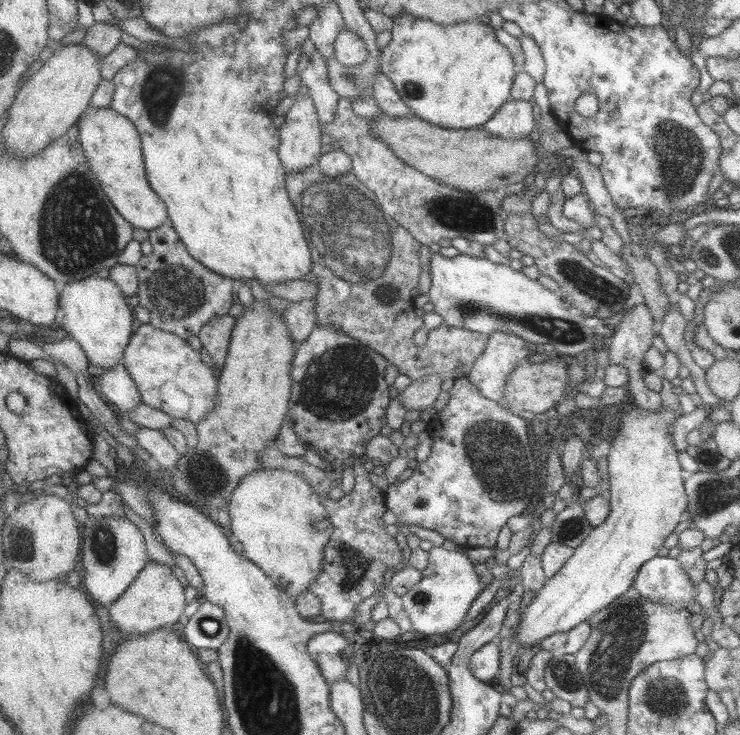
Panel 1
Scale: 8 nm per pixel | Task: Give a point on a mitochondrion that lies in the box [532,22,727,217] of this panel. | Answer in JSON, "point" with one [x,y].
{"point":[676,150]}

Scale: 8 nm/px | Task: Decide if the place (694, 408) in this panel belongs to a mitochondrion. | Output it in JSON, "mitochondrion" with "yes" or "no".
{"mitochondrion":"no"}

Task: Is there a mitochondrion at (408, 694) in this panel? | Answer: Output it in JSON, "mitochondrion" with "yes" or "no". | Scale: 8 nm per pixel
{"mitochondrion":"yes"}

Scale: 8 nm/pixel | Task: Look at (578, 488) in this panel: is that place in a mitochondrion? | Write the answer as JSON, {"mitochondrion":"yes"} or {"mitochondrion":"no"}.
{"mitochondrion":"no"}

